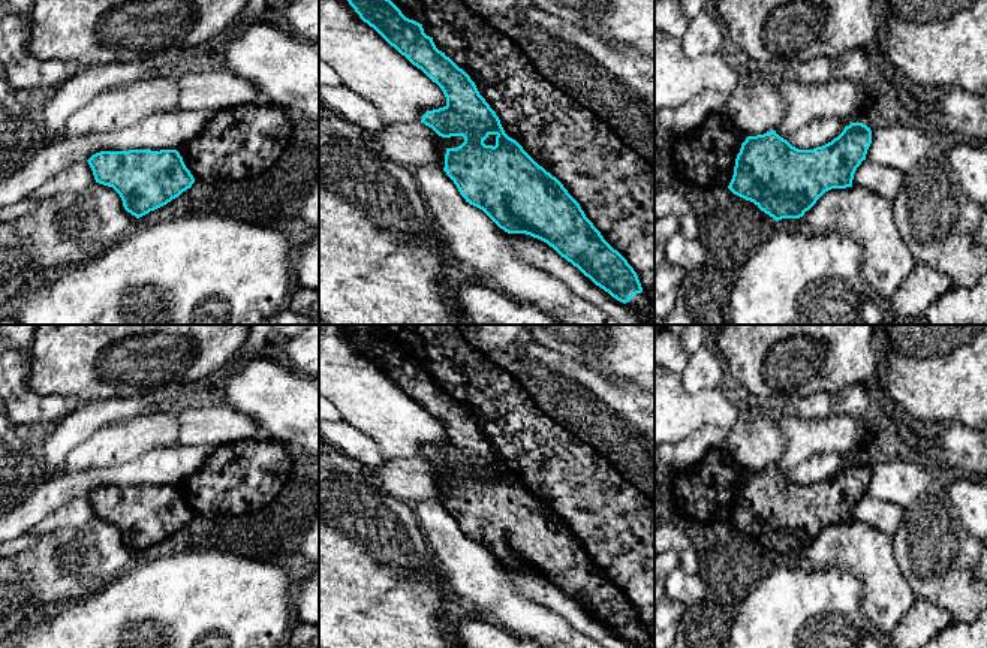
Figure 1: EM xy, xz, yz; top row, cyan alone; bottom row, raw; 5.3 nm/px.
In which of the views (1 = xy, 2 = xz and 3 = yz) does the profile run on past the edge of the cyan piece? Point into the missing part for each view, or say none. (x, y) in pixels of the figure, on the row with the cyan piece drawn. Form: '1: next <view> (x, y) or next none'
1: next none
2: next xz (640, 303)
3: next none

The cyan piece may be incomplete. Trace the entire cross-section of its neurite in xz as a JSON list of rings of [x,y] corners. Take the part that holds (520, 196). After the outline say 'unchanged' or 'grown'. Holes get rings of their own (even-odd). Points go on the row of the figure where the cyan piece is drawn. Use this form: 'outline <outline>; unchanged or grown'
outline [[[391,0],[347,1],[364,22],[442,88],[446,105],[425,112],[421,123],[442,138],[464,138],[460,147],[446,148],[443,171],[466,202],[482,210],[508,233],[526,233],[547,242],[596,286],[655,325],[655,302],[643,292],[634,268],[604,239],[563,184],[505,133],[499,117],[470,76],[436,48],[433,37],[424,33],[422,24],[406,18]]]; grown

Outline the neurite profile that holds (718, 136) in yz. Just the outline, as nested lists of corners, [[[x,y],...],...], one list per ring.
[[[714,112],[690,133],[690,139],[669,142],[666,163],[677,172],[678,181],[695,183],[701,187],[728,187],[732,175],[737,154],[746,135],[723,114]]]

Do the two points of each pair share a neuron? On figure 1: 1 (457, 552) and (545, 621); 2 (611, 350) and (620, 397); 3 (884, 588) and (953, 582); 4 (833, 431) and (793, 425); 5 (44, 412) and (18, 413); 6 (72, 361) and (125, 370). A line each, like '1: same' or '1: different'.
1: same
2: different
3: different
4: same
5: same
6: same

